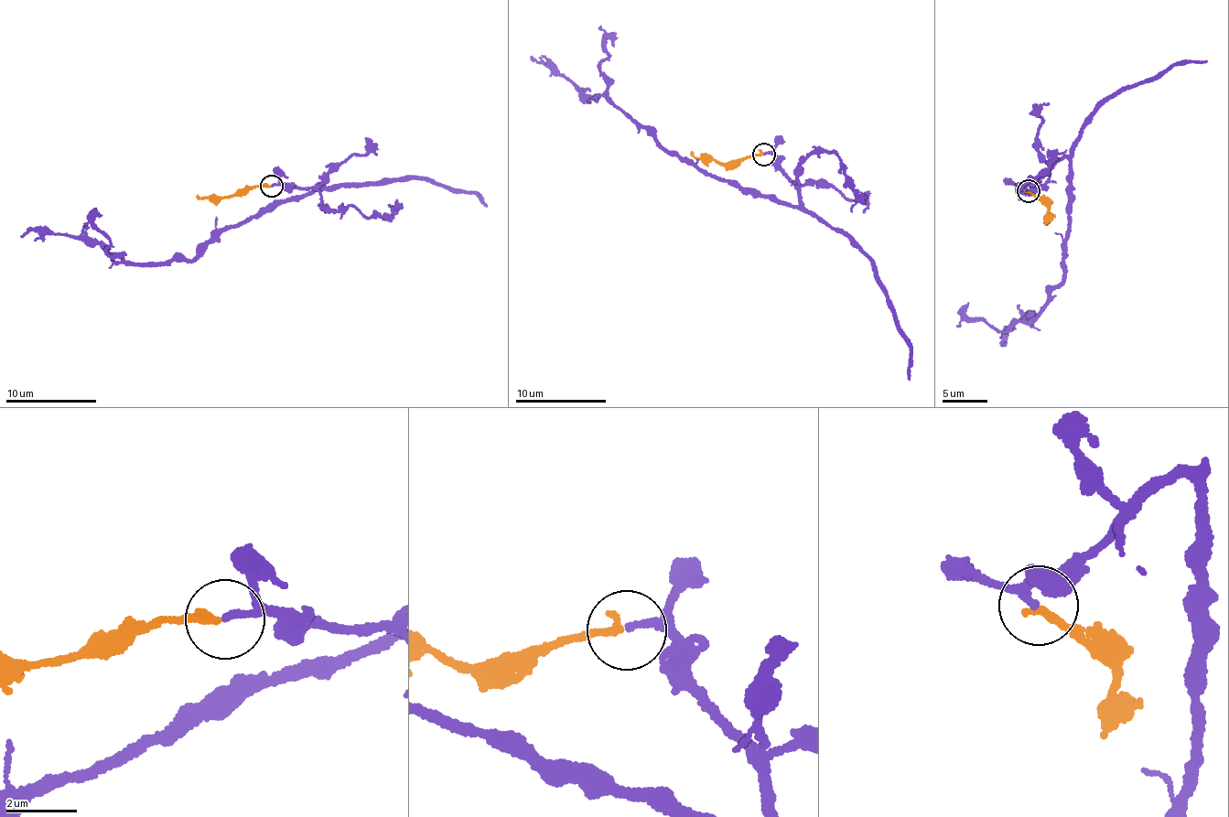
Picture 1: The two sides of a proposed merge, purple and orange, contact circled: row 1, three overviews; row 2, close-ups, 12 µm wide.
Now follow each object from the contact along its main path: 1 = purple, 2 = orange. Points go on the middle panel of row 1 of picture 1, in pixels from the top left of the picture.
1: (764, 154), (794, 186), (796, 207), (743, 193), (672, 155), (603, 96), (586, 94), (531, 57)
2: (762, 154), (719, 164), (699, 159), (691, 152)

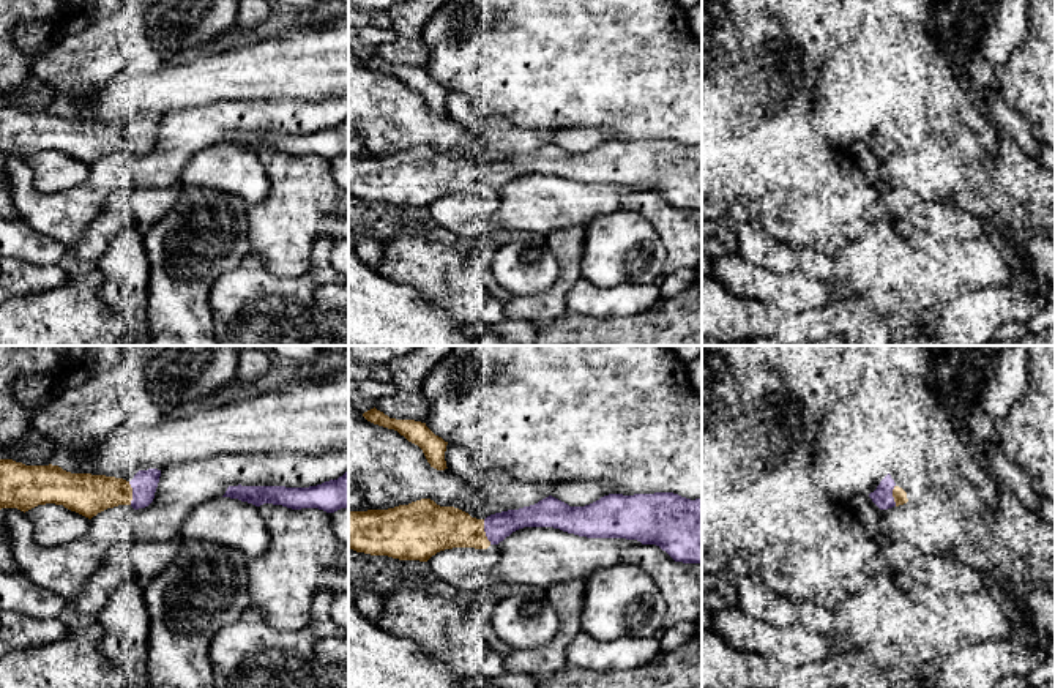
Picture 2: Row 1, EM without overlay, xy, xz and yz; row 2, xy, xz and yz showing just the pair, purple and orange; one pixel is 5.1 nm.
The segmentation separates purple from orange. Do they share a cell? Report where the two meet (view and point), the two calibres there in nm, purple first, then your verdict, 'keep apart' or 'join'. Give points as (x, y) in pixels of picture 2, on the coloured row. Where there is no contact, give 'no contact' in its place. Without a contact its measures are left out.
xz (486, 532) | 140/220 nm | join

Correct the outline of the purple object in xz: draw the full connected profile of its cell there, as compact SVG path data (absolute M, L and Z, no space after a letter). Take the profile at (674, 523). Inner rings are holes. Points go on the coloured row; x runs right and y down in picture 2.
M673 492L634 495L609 494L585 507L569 507L568 503L549 495L535 505L495 513L486 519L472 518L468 513L454 507L440 507L431 499L421 499L408 505L399 505L388 510L349 511L349 549L371 555L388 555L399 560L427 562L432 555L445 549L487 549L490 544L498 544L513 532L524 527L554 527L587 538L637 540L642 544L659 546L675 562L702 563L702 499L691 500Z

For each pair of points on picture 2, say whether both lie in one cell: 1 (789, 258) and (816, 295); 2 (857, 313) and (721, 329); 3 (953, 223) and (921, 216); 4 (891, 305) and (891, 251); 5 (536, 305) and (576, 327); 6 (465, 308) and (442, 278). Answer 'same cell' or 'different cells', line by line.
1: different cells
2: same cell
3: same cell
4: same cell
5: different cells
6: same cell

